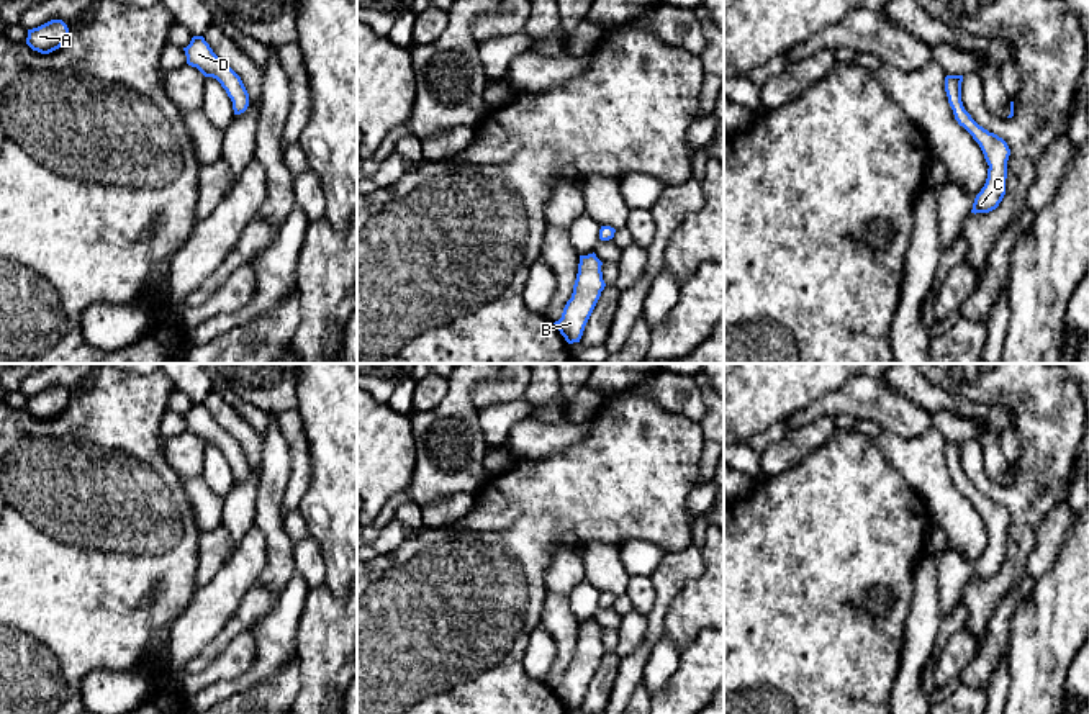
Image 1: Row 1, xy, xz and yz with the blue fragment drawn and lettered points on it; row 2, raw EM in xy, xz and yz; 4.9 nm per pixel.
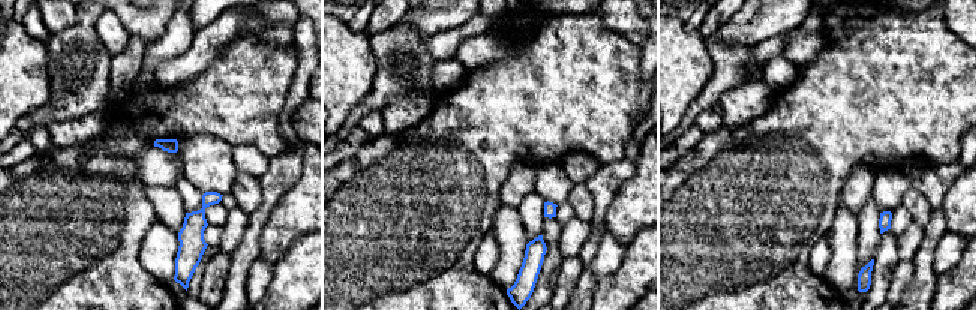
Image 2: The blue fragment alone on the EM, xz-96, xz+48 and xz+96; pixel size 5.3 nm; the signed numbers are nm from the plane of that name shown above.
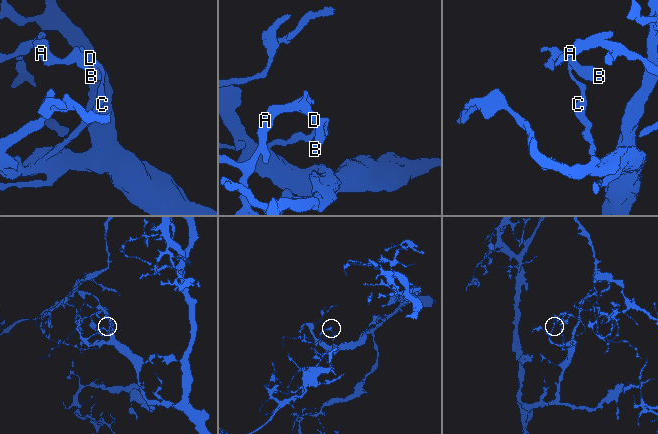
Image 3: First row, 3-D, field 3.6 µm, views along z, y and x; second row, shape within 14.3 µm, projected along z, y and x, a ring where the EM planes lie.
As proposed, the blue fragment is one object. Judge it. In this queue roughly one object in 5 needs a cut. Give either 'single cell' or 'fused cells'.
single cell

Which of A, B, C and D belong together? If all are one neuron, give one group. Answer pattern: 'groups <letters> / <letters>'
groups A B C D

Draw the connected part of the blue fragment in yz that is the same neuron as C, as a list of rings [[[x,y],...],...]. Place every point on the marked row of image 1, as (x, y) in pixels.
[[[947,75],[945,92],[955,120],[979,144],[989,165],[986,183],[976,195],[971,213],[989,213],[999,206],[1005,195],[1007,160],[1010,149],[1002,138],[979,126],[965,110],[961,102],[961,82],[963,75]]]

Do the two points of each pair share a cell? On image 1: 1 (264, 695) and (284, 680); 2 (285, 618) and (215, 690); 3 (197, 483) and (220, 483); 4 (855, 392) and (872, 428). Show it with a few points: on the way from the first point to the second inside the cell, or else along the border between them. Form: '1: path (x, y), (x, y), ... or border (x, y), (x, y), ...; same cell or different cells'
1: path (269, 695), (279, 685); same cell
2: path (275, 641), (272, 655), (246, 682), (238, 685); same cell
3: border (200, 477), (221, 500); different cells
4: border (857, 418), (876, 421), (883, 428); different cells

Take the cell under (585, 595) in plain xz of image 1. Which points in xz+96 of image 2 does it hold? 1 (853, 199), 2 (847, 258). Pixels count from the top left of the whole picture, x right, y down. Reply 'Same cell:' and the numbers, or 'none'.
Same cell: none

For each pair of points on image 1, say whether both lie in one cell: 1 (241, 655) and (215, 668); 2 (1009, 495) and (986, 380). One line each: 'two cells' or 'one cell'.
1: one cell
2: one cell

